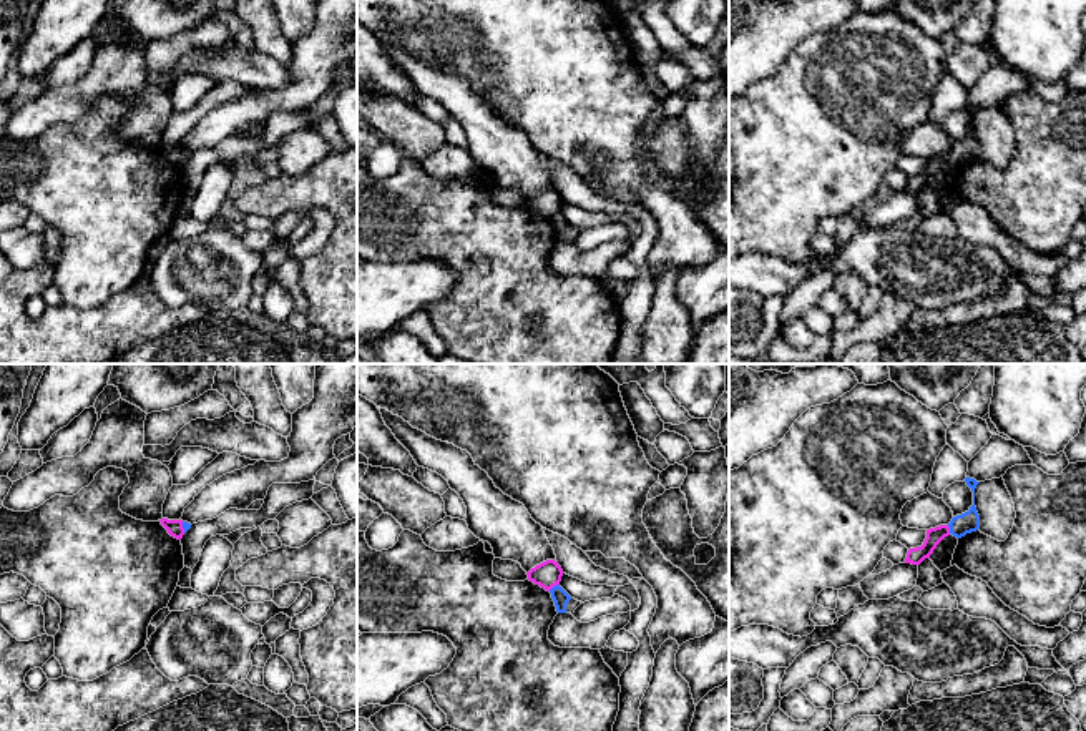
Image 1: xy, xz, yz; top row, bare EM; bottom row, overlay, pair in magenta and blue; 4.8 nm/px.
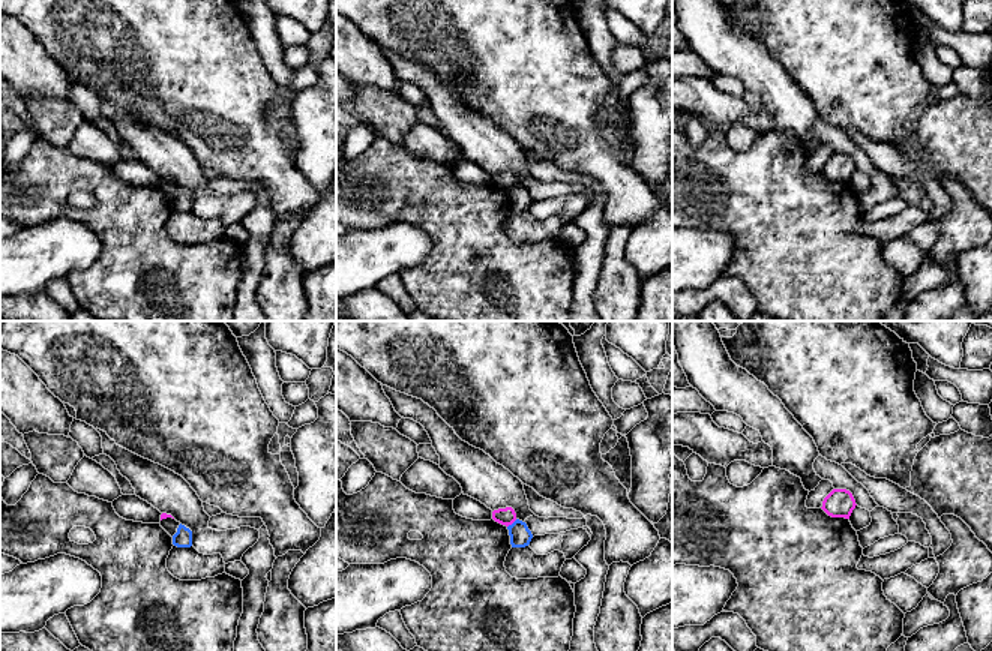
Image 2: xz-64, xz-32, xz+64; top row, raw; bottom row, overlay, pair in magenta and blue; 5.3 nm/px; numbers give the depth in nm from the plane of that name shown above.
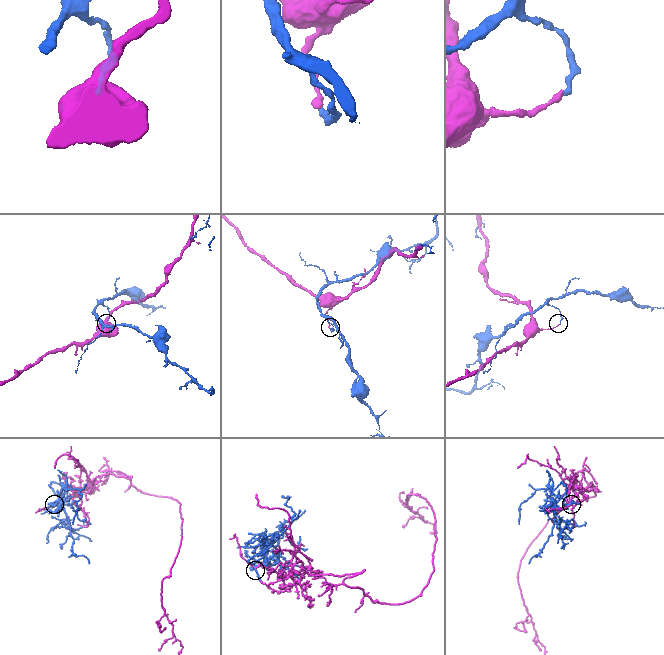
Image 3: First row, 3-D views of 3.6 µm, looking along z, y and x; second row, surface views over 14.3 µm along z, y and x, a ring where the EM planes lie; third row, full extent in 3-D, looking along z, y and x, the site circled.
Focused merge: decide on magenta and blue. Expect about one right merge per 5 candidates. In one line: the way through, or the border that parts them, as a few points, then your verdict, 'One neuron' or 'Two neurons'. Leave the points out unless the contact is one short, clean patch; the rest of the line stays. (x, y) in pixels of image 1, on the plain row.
Boundary: xz (558, 211), (548, 218). Two neurons

